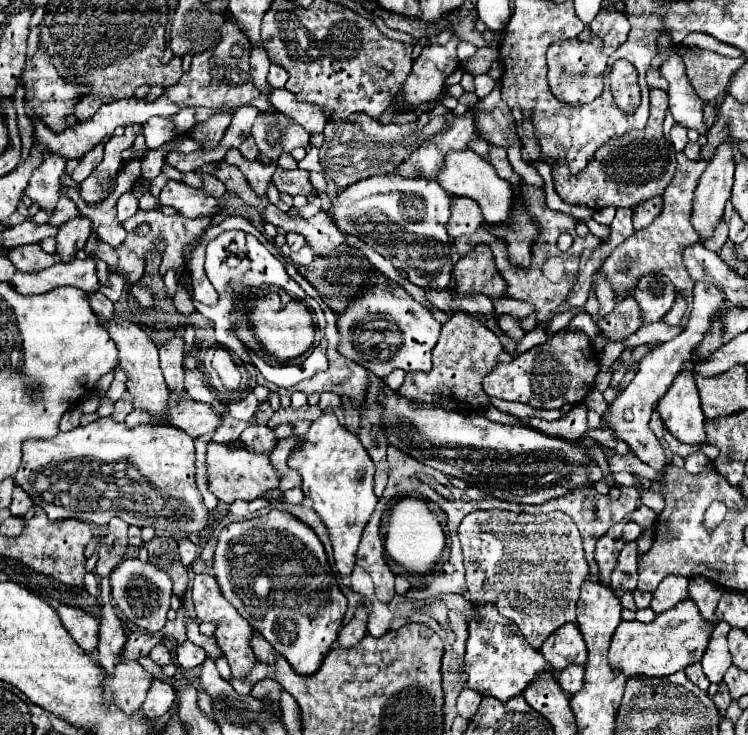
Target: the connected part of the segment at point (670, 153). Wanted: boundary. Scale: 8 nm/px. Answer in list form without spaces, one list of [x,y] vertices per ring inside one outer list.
[[[650,89],[650,117],[644,131],[632,131],[626,137],[612,139],[612,143],[600,147],[592,163],[576,177],[570,177],[566,167],[558,167],[558,171],[554,171],[554,187],[562,201],[572,205],[588,205],[592,209],[602,209],[608,205],[634,209],[644,199],[662,195],[676,169],[674,147],[662,133],[666,109],[668,109],[666,93]]]

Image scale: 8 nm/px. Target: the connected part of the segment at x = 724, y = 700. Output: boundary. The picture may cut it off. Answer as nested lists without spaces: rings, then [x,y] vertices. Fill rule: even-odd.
[[[720,683],[720,685],[718,685],[718,693],[716,693],[712,699],[714,699],[716,707],[720,709],[720,713],[722,713],[722,717],[724,717],[724,713],[726,713],[726,707],[728,707],[728,705],[730,705],[730,701],[732,701],[728,687],[724,687],[724,683]]]

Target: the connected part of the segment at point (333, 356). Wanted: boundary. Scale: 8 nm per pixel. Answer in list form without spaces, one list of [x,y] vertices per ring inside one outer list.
[[[334,315],[326,317],[328,319],[328,327],[332,329],[332,333],[328,333],[328,359],[330,359],[330,369],[324,373],[318,373],[314,379],[306,381],[306,395],[312,393],[324,393],[324,391],[332,391],[336,395],[348,395],[352,399],[354,405],[362,405],[364,403],[364,391],[368,387],[368,373],[362,365],[358,365],[356,361],[340,355],[338,345],[340,345],[340,333],[336,329],[336,321]]]

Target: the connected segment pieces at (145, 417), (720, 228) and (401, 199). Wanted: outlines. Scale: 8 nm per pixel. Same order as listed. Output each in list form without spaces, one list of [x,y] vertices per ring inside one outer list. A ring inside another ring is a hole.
[[[132,411],[132,413],[124,419],[124,423],[126,423],[128,427],[136,427],[136,425],[150,423],[150,421],[152,421],[152,417],[150,417],[148,413],[144,413],[144,411]]]
[[[720,219],[720,223],[716,225],[716,231],[712,235],[712,239],[704,239],[702,245],[706,249],[710,249],[710,251],[718,251],[726,241],[728,241],[728,225],[726,225],[724,219]]]
[[[374,175],[346,187],[328,213],[342,233],[364,239],[380,255],[390,259],[396,269],[406,271],[406,277],[414,285],[448,289],[452,259],[446,247],[450,241],[446,223],[452,215],[452,199],[456,199],[456,195],[448,195],[436,181]]]

